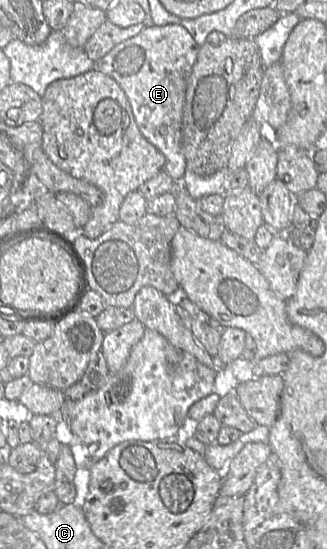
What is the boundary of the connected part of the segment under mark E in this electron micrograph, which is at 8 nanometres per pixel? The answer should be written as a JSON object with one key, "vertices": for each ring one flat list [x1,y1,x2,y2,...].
{"vertices":[[148,25,136,36,116,45,95,62,93,69,108,75,122,88,140,132,164,155,164,171,175,181,181,181,187,171,180,147,180,129,187,83,198,50,194,38,181,25]]}

